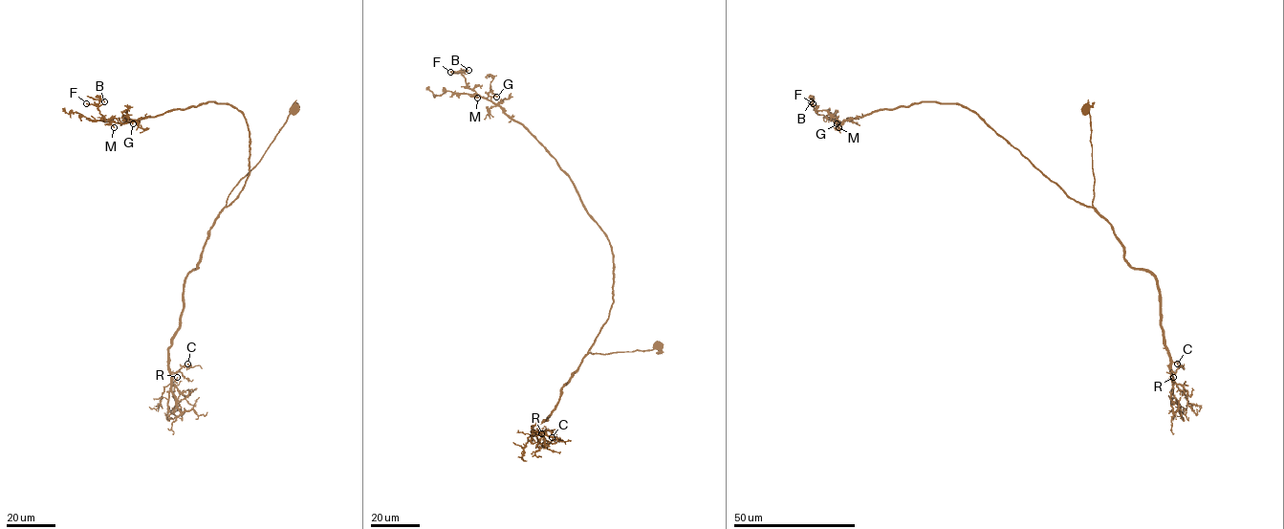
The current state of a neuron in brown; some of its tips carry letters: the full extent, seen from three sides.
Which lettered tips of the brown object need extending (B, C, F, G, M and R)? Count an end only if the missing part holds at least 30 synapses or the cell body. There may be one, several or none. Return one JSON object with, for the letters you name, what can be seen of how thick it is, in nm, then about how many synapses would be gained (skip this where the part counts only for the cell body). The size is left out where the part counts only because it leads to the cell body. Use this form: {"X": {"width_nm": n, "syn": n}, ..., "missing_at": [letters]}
{"missing_at": []}

